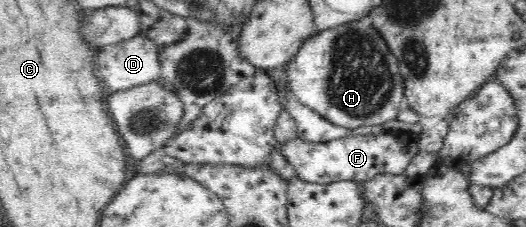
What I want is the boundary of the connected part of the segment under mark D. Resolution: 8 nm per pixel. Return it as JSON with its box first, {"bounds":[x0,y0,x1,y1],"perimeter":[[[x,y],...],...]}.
{"bounds":[97,33,161,100],"perimeter":[[[141,33],[130,40],[122,43],[111,44],[110,47],[103,47],[101,52],[97,54],[97,70],[99,70],[99,78],[103,80],[103,100],[107,100],[113,92],[127,90],[142,86],[161,82],[161,65],[159,62],[159,50],[153,40]]]}

